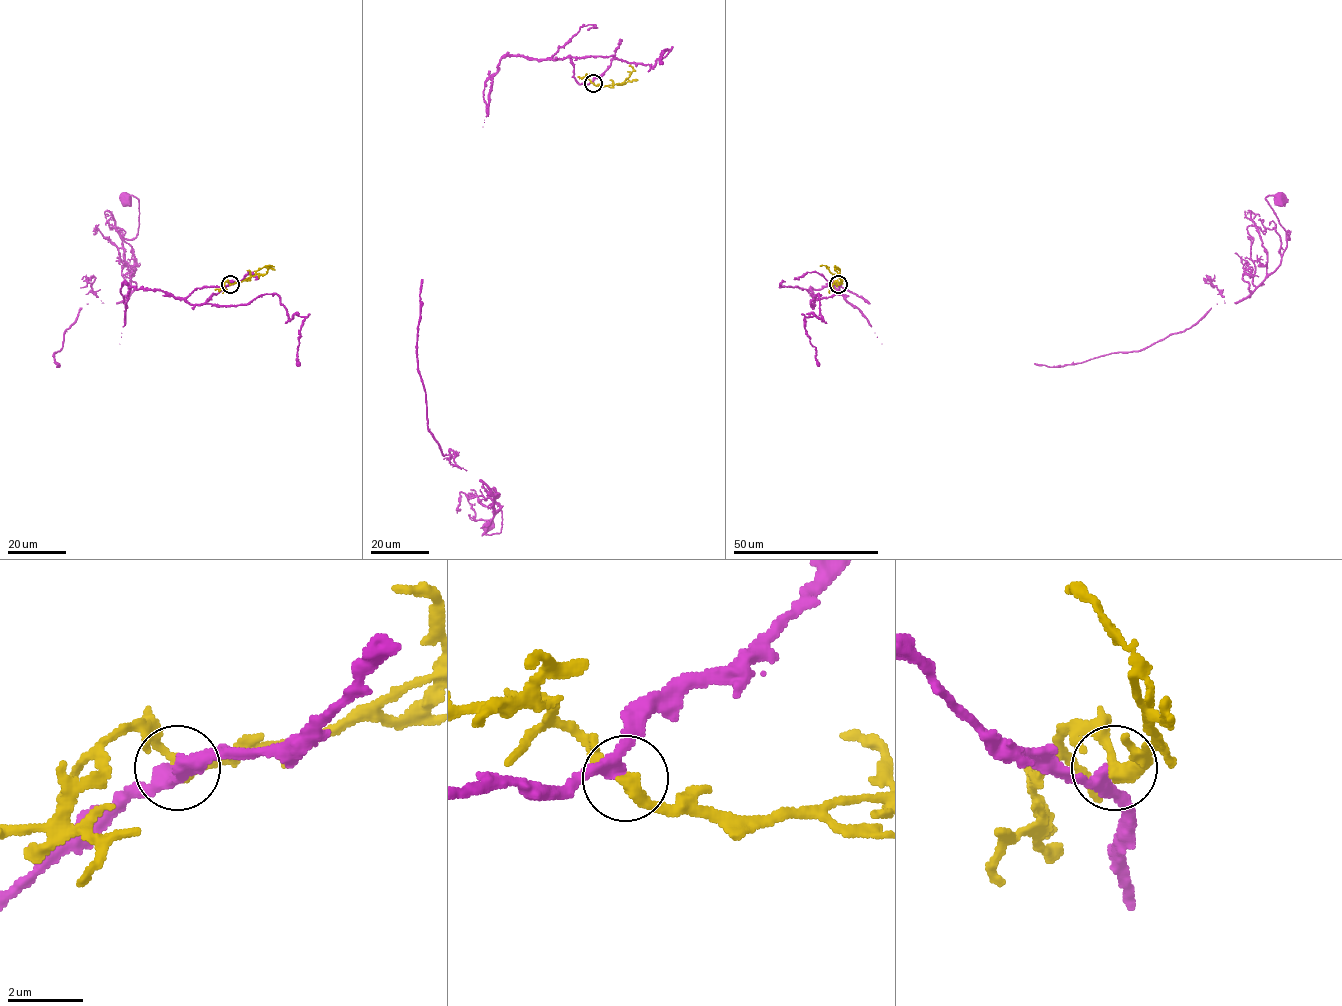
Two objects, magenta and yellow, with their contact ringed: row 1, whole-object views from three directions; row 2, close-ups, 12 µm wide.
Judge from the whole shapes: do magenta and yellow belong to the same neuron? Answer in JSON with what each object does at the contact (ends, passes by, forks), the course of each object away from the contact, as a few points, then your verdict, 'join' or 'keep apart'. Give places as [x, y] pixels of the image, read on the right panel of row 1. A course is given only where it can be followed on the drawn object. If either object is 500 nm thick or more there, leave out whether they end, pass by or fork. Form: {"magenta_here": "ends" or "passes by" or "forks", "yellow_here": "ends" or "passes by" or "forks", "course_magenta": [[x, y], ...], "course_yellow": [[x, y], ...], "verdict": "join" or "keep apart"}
{"magenta_here": "passes by", "yellow_here": "passes by", "course_magenta": [[838, 284], [811, 302], [834, 287], [871, 327], [1076, 364], [1247, 297], [1289, 239], [1278, 201]], "course_yellow": [[838, 284], [841, 282], [838, 274], [833, 275], [825, 266], [820, 266]], "verdict": "keep apart"}

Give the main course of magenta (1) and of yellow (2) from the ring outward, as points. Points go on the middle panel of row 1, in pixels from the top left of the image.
1: (592, 83), (569, 56), (501, 60), (422, 280), (428, 429), (492, 495), (487, 523)
2: (593, 83), (600, 86), (622, 83), (633, 70), (629, 65)

